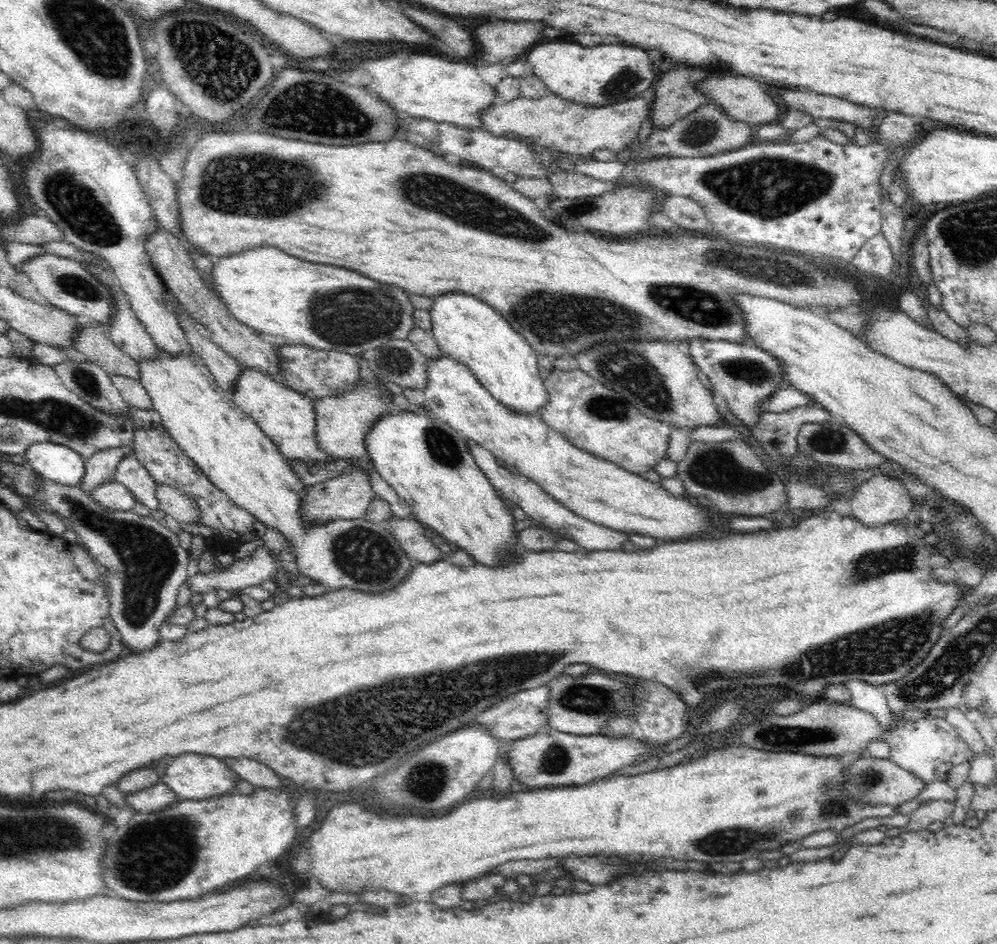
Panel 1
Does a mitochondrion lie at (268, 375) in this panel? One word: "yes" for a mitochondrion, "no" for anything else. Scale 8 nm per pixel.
no

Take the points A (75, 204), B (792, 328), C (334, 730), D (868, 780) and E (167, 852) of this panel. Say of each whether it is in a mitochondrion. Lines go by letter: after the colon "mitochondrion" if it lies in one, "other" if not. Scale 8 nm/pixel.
A: mitochondrion
B: other
C: mitochondrion
D: mitochondrion
E: mitochondrion

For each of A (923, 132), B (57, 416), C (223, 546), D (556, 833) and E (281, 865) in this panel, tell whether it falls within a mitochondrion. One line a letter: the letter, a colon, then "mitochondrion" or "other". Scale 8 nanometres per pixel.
A: other
B: mitochondrion
C: other
D: other
E: other

